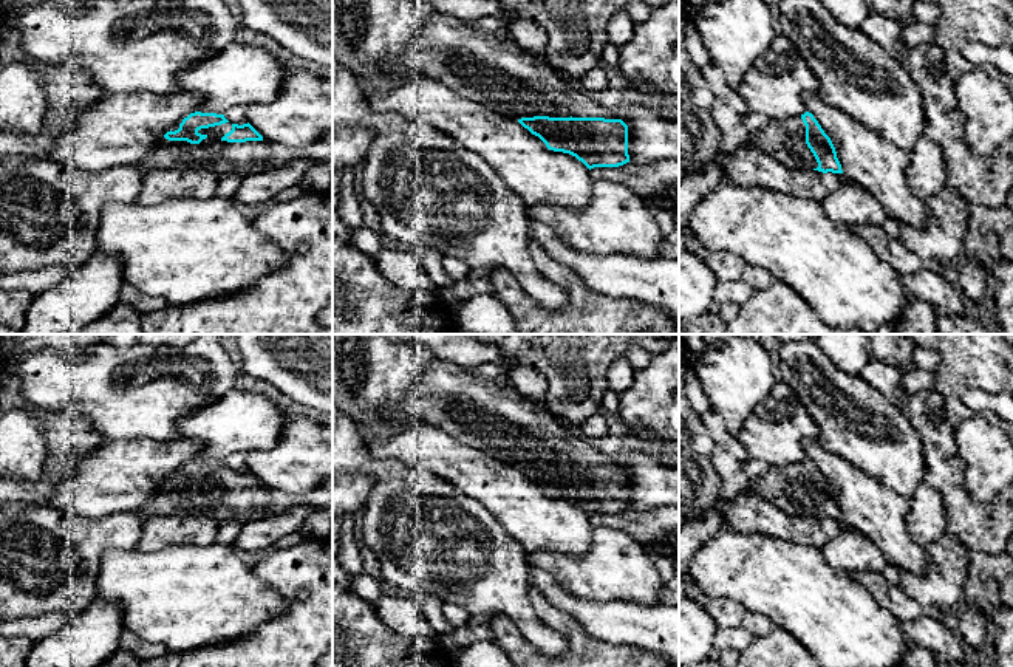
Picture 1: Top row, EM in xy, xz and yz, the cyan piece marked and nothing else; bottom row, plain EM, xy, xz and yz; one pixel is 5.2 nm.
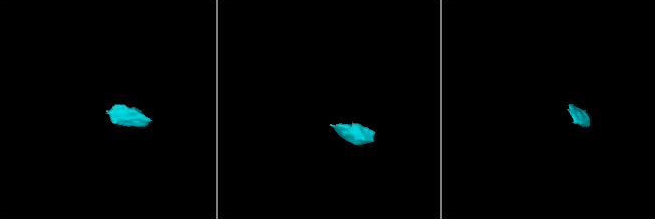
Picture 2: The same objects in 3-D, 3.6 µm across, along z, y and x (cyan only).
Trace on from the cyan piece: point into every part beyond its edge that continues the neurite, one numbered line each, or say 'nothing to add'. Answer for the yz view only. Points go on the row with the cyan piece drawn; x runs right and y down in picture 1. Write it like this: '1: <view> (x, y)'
1: yz (784, 141)

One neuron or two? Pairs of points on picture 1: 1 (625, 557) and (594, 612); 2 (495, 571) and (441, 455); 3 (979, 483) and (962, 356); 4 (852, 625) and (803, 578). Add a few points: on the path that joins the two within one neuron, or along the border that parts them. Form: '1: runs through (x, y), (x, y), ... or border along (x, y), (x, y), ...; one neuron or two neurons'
1: border along (565, 591), (582, 599), (637, 601); two neurons
2: border along (426, 468), (453, 483), (486, 509); two neurons
3: border along (976, 413), (962, 420), (955, 427), (956, 452); two neurons
4: runs through (840, 615), (815, 590); one neuron

